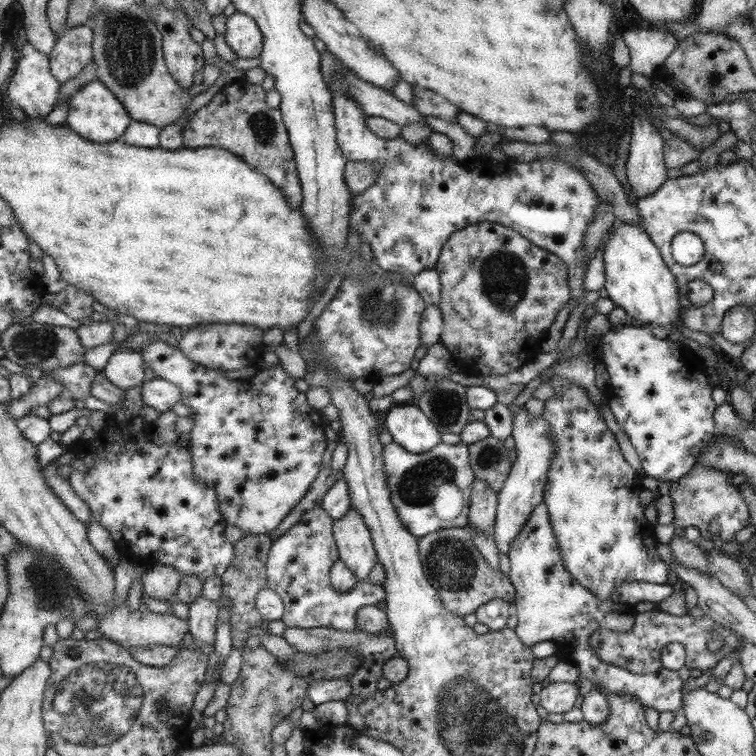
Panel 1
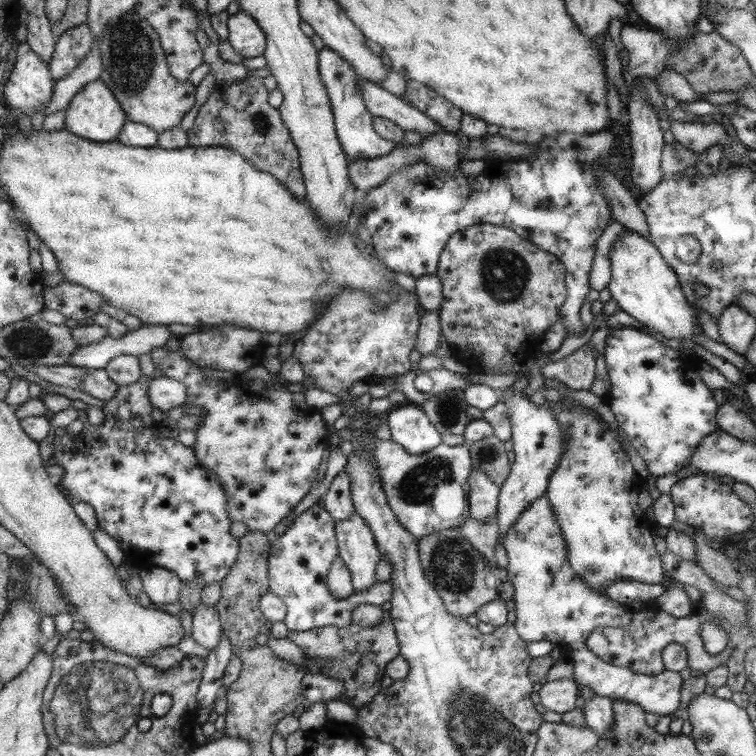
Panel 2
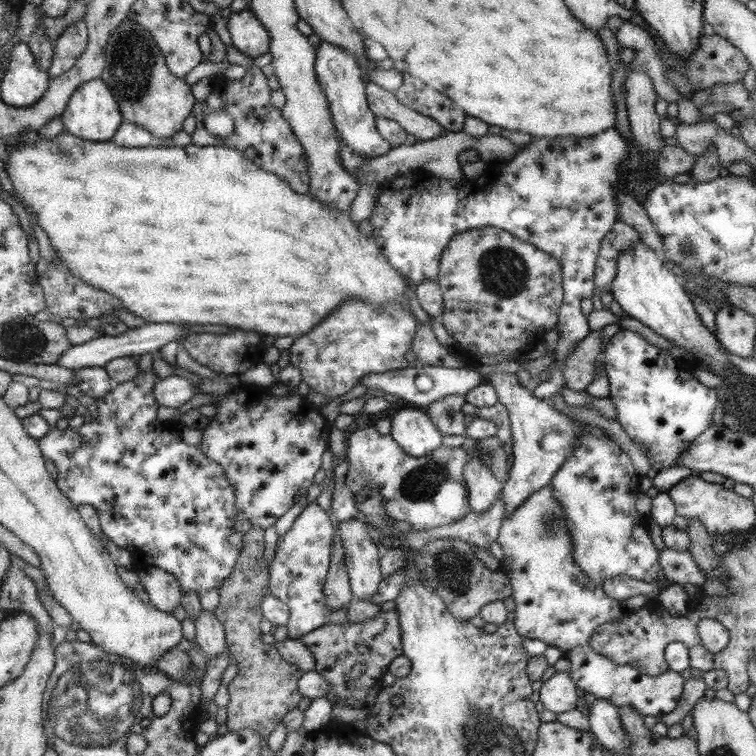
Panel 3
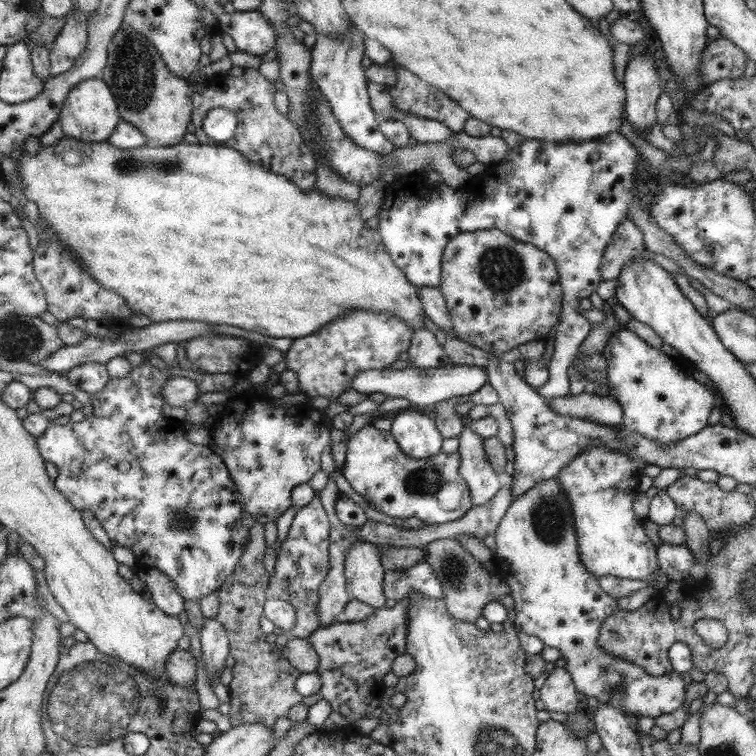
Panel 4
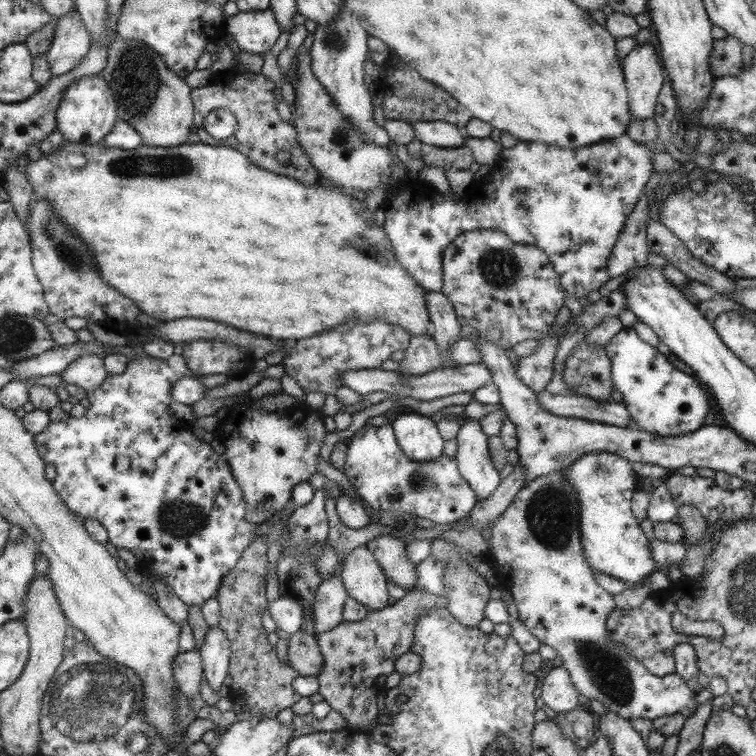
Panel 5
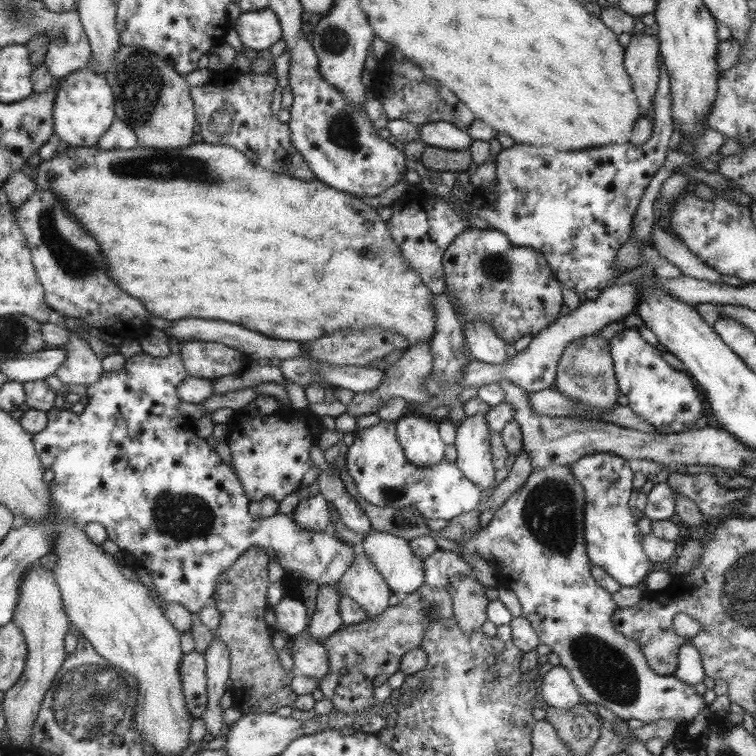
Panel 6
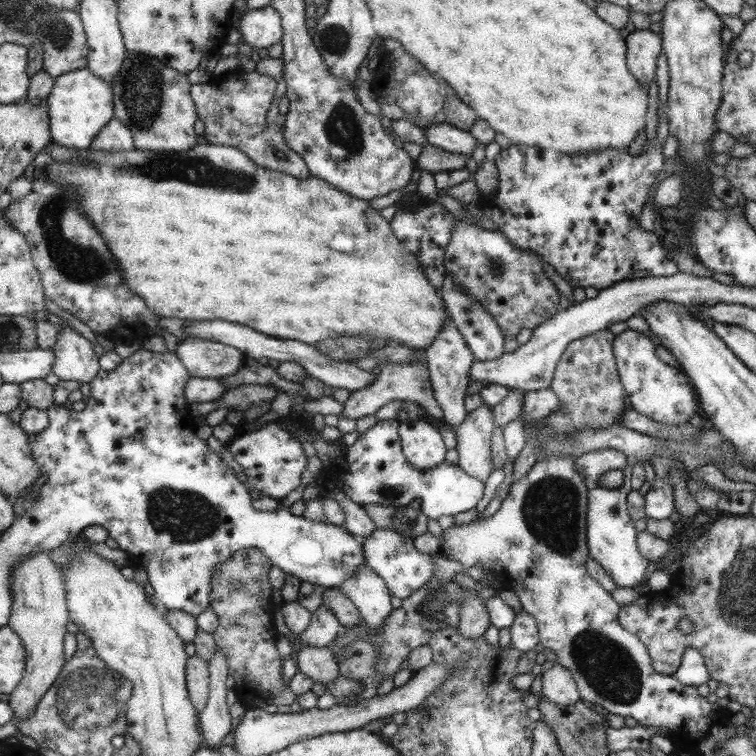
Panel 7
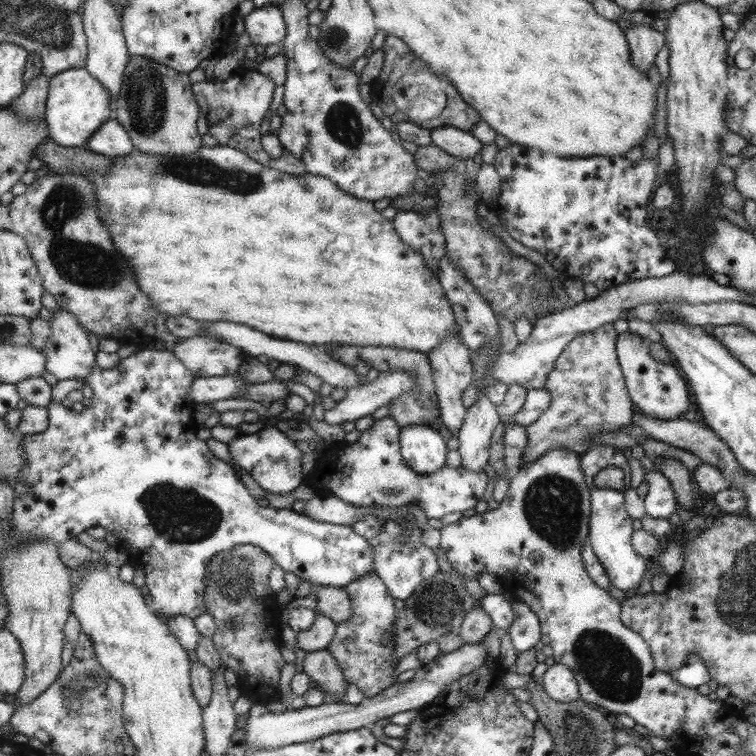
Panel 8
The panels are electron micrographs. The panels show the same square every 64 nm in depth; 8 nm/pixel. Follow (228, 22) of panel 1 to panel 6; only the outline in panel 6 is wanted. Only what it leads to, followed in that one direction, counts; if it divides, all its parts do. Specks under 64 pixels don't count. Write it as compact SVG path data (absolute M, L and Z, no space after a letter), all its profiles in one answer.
M269 7L240 13L230 26L239 35L241 45L245 49L255 50L256 52L269 49L282 38L278 17Z

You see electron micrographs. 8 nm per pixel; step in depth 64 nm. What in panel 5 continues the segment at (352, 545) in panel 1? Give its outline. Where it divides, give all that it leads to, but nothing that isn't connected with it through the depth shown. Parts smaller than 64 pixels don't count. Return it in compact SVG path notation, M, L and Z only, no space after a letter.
M366 545L355 547L341 563L339 576L350 598L370 611L387 606L386 578Z

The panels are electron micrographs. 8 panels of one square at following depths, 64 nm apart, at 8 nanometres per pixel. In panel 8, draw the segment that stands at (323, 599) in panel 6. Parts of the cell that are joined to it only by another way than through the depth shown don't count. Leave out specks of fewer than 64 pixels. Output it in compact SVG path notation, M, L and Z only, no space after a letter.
M316 612L313 624L296 634L295 649L303 650L303 653L323 650L334 638L335 630L338 626L329 616Z

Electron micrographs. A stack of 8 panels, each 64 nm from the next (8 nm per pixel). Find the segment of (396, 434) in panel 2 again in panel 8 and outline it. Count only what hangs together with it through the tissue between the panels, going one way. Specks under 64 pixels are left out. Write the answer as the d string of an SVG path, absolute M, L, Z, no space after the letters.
M405 426L401 433L401 456L406 466L419 474L431 474L443 467L445 440L427 426Z

